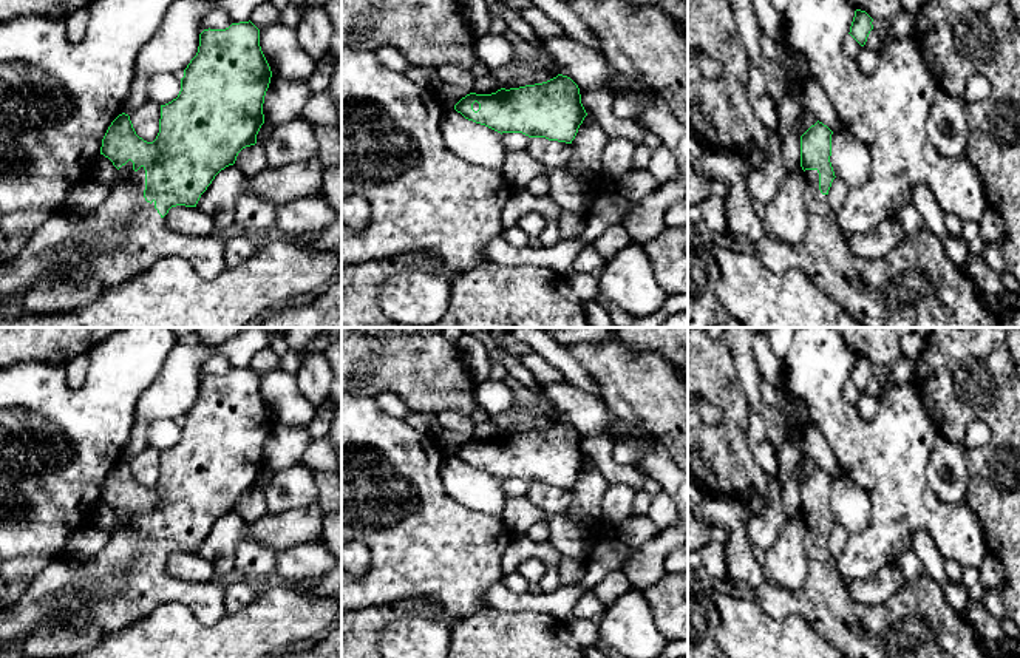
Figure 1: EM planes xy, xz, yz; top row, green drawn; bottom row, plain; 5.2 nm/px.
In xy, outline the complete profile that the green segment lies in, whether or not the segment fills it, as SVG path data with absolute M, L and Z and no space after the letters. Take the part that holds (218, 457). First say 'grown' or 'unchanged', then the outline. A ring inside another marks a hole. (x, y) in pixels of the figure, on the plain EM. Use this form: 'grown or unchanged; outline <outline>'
grown; outline M249 366L232 369L226 375L204 375L199 380L196 402L184 415L181 437L176 445L161 451L159 479L153 488L139 483L130 462L119 460L108 473L100 493L100 500L108 504L121 517L122 528L111 534L100 553L83 564L83 582L71 587L76 605L62 607L46 616L37 627L97 627L104 635L121 633L136 621L148 616L164 604L179 602L189 607L198 621L206 626L218 622L226 613L226 585L218 581L187 582L172 578L164 562L172 553L196 553L201 541L212 530L215 522L229 511L233 511L238 499L257 490L257 480L264 470L263 449L272 423L270 412L260 392L260 375Z

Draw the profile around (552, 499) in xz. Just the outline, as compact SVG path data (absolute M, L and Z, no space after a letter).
M532 483L525 497L550 514L566 514L572 502L570 490L546 483Z

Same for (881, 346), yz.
M831 327L855 352L872 365L892 368L903 358L901 341L915 332L915 327Z

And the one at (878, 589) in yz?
M898 565L884 567L862 581L844 581L848 595L862 605L878 605L895 596L904 582Z

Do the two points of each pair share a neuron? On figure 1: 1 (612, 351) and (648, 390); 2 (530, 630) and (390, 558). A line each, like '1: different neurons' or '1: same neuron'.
1: same neuron
2: different neurons

